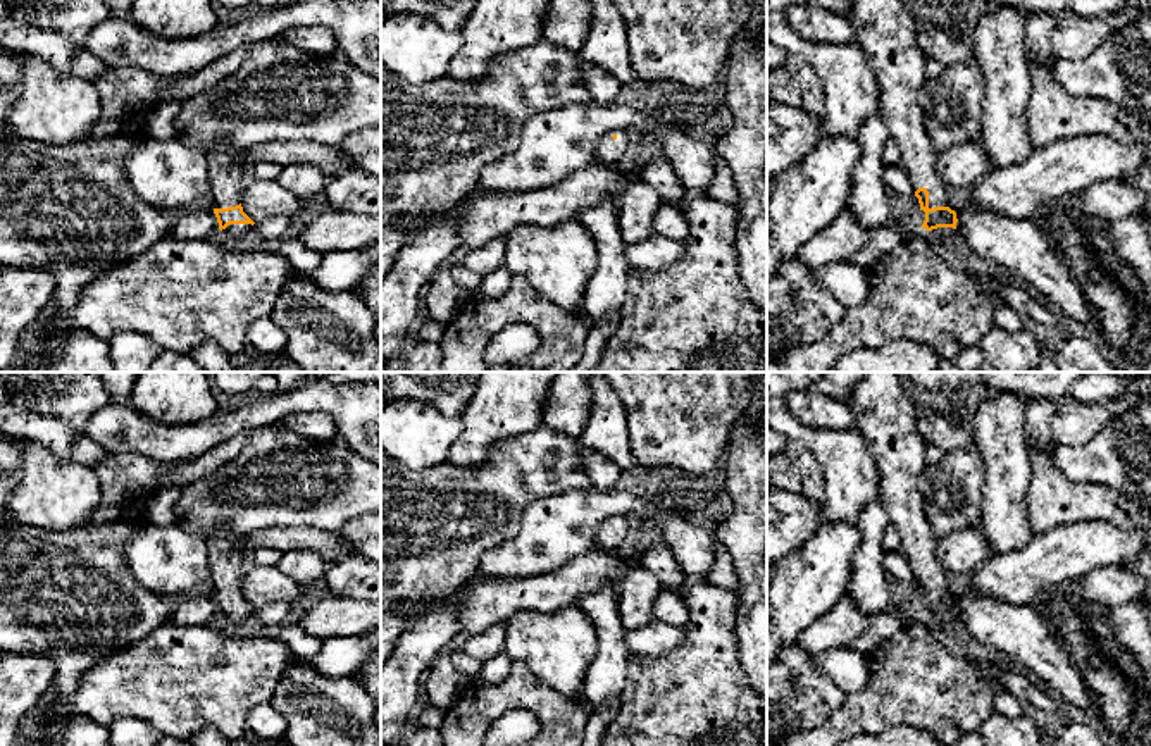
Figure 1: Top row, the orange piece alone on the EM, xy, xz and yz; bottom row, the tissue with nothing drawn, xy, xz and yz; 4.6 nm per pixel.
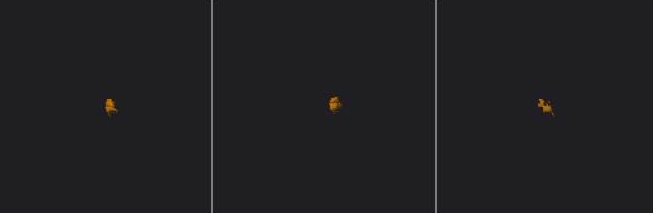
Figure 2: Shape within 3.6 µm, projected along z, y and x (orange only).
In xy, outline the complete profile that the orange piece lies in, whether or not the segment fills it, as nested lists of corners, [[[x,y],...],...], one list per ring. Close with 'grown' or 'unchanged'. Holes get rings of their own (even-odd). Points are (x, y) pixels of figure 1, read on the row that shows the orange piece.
[[[215,146],[205,152],[214,214],[221,234],[227,236],[243,236],[255,229],[255,222],[240,203],[248,179],[246,169],[236,160],[240,152],[236,146]]]; grown

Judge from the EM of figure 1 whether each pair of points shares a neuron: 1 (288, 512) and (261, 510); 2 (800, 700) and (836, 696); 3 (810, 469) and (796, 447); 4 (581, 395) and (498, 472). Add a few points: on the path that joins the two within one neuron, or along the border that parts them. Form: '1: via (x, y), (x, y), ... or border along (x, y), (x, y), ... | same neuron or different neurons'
1: via (281, 510), (267, 510) | same neuron
2: via (808, 698), (827, 696) | same neuron
3: via (805, 464), (796, 452) | same neuron
4: border along (543, 424), (578, 440) | different neurons

